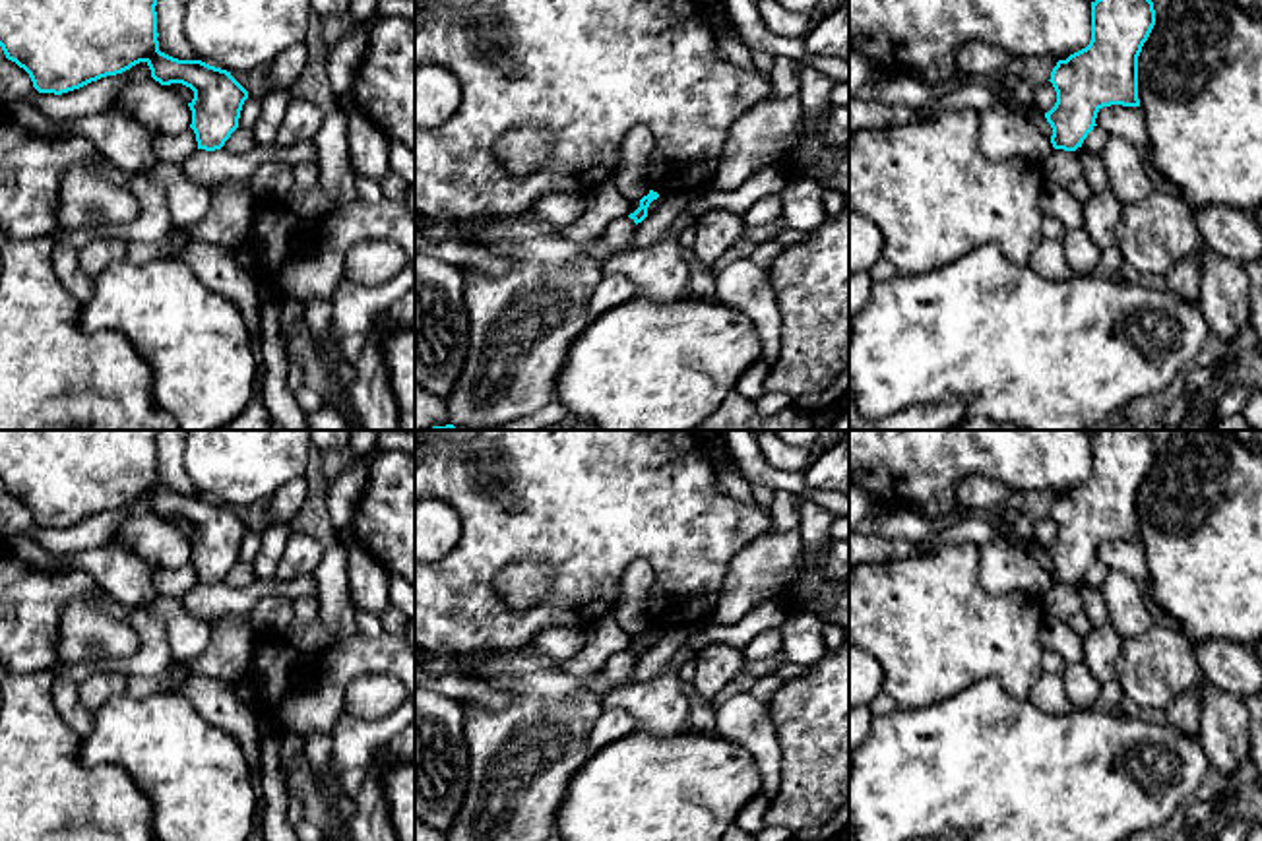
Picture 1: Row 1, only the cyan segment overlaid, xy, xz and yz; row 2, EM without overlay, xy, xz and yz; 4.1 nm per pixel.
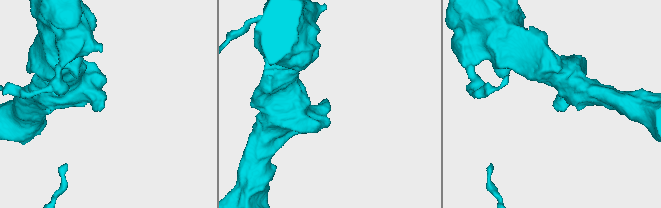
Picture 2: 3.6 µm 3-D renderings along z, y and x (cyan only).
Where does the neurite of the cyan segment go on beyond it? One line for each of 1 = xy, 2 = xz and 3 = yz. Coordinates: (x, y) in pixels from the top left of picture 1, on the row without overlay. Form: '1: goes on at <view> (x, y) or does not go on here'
1: does not go on here
2: does not go on here
3: does not go on here

